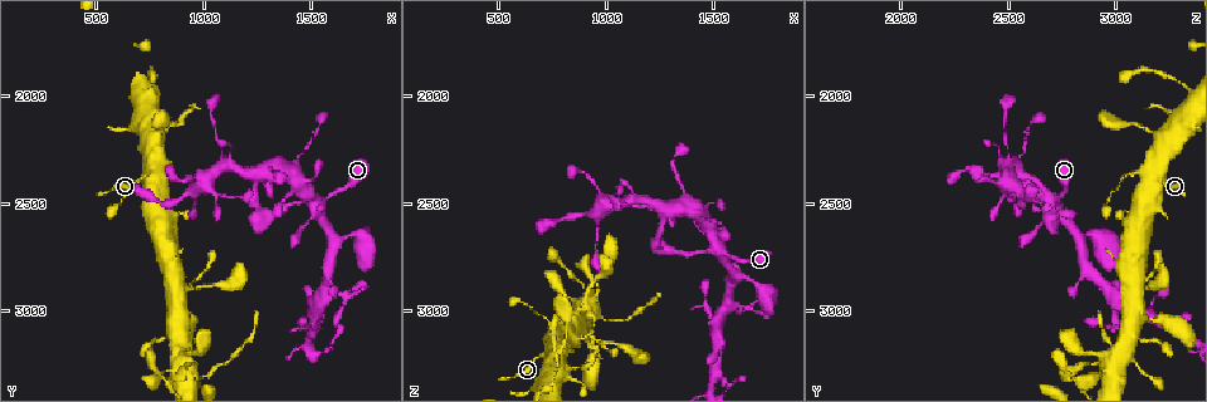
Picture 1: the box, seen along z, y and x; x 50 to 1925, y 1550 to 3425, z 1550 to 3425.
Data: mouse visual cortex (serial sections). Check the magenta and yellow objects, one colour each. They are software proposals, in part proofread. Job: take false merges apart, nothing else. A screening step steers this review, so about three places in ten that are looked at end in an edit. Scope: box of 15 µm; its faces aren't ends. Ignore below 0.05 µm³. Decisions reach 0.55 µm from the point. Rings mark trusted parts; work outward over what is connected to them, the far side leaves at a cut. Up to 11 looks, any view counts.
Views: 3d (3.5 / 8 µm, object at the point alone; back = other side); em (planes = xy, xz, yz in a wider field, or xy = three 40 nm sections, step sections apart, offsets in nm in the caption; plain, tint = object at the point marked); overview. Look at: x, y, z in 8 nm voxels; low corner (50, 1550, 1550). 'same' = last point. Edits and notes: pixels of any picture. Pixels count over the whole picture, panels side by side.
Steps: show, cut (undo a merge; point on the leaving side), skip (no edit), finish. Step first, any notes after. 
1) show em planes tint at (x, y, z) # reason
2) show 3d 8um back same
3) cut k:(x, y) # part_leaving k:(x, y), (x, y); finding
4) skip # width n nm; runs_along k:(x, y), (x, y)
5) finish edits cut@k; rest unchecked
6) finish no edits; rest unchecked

show 3d 3.5um at (1430, 2330, 2560) # sharp bend

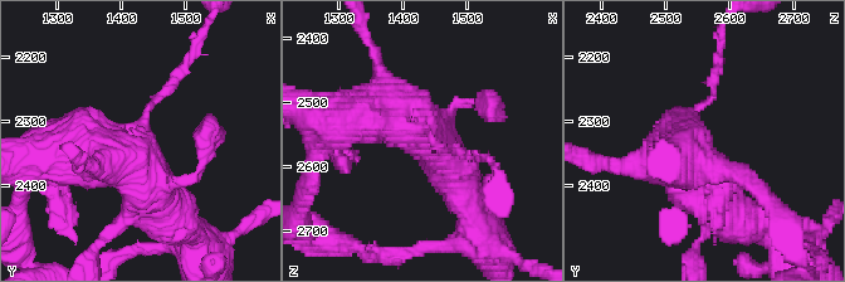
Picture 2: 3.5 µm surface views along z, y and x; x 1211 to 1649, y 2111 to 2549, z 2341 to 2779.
show em xy step 2 tint at (1435, 2340, 2555)

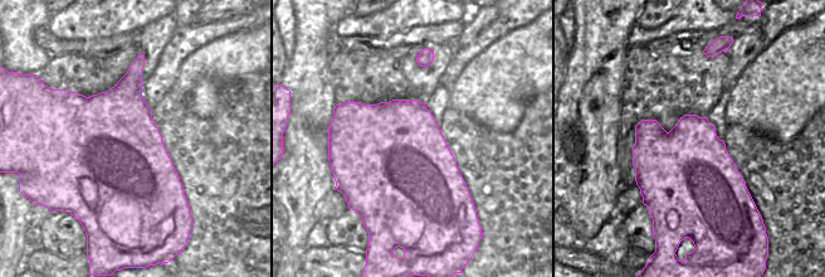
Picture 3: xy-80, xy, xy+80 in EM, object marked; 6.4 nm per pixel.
skip # runs_along 2:(467, 194), (420, 132), (358, 113); continuous, no second cell

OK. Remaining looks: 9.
show 3d 8um at (1070, 2450, 2490) # calibre changes

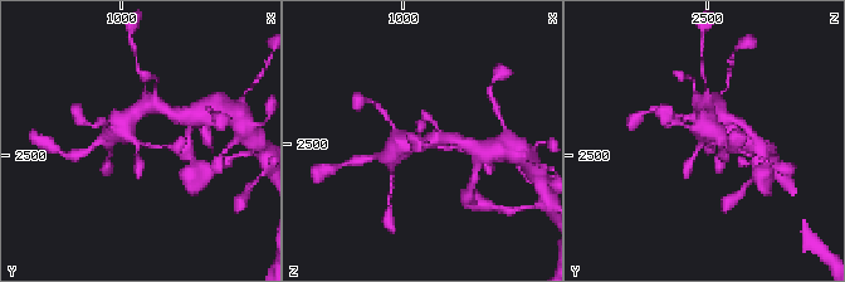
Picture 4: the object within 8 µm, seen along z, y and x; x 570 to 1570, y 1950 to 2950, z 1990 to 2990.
show em xy step 5 tint at (1080, 2470, 2500)

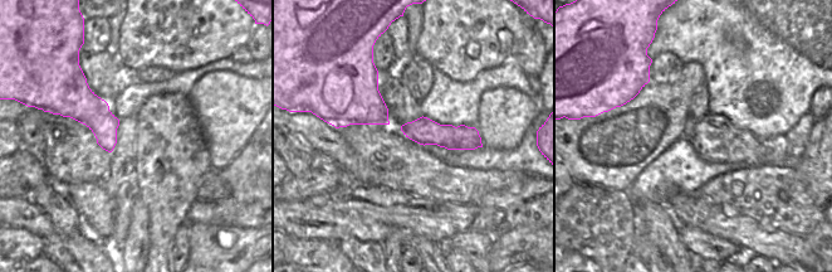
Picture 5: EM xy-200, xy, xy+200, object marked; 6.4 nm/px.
skip # width 170 nm; runs_along 4:(126, 120), (137, 144), (176, 146); all the same cell

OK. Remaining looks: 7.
show 3d 8um at (1460, 3060, 2950) # narrows sharply

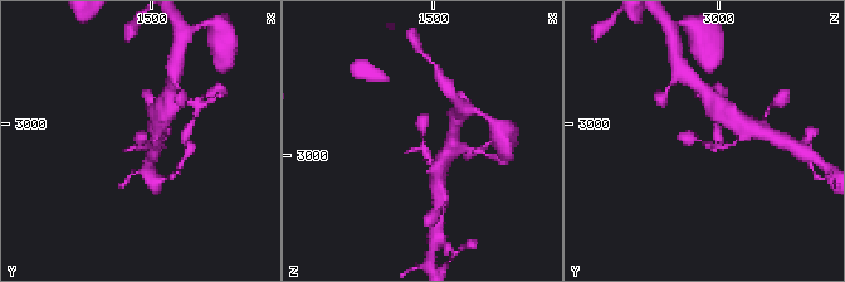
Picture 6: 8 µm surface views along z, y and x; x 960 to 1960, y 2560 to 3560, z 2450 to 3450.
show em xy step 5 tint at (1470, 3070, 2940) # now the EM

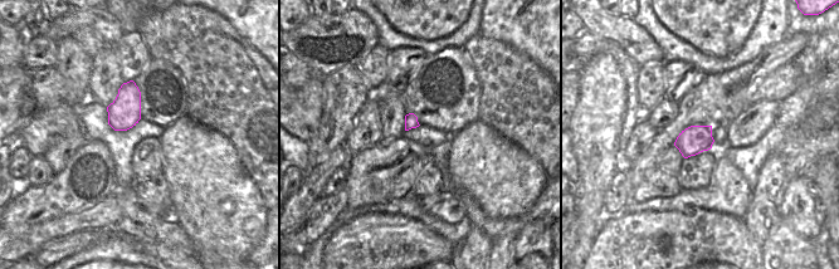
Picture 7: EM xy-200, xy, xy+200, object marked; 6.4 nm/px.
skip # runs_along 6:(433, 169), (423, 145), (428, 115); one cell here

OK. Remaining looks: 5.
show 3d 8um at (840, 3130, 3090) # a narrow waist

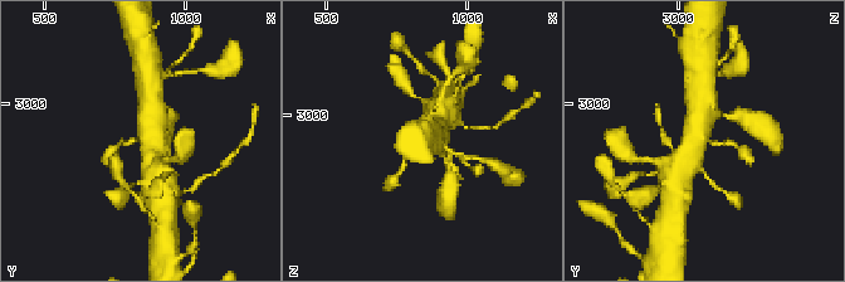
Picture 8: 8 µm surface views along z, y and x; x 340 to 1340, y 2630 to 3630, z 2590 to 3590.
show em xy step 3 tint at (850, 3130, 3090)

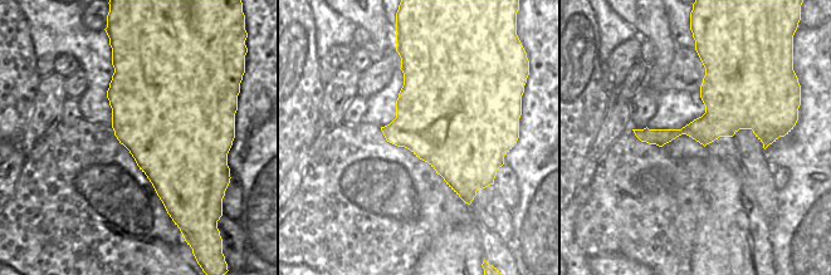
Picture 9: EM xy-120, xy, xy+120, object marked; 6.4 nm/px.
skip # runs_along 8:(702, 98), (699, 127), (683, 170); one cell here

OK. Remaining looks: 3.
show 3d 3.5um at (730, 2370, 3050) # calibre changes

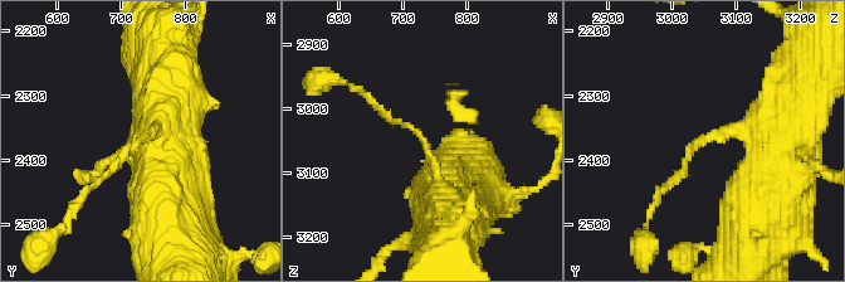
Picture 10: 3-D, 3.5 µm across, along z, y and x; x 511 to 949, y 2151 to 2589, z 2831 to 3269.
show em xy step 5 tint at (740, 2360, 3050) # arm_widths 100, 500 nm

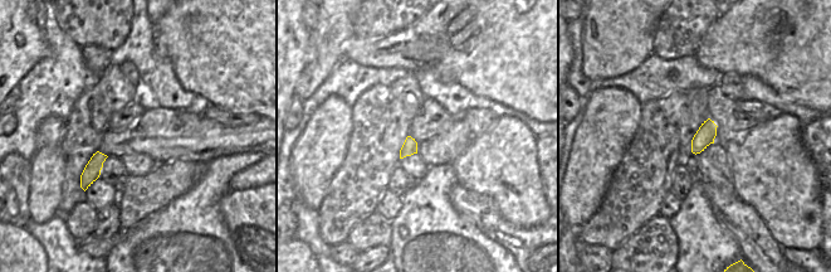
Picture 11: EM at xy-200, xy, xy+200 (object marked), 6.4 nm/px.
skip # runs_along 10:(441, 229), (426, 142), (372, 101); one cell here

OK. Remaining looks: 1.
finish no edits; rest unchecked

